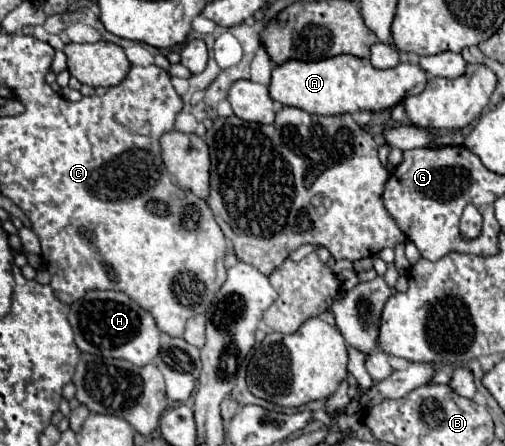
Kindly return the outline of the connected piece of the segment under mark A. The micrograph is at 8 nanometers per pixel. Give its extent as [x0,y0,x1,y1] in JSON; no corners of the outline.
[270,56,426,114]

